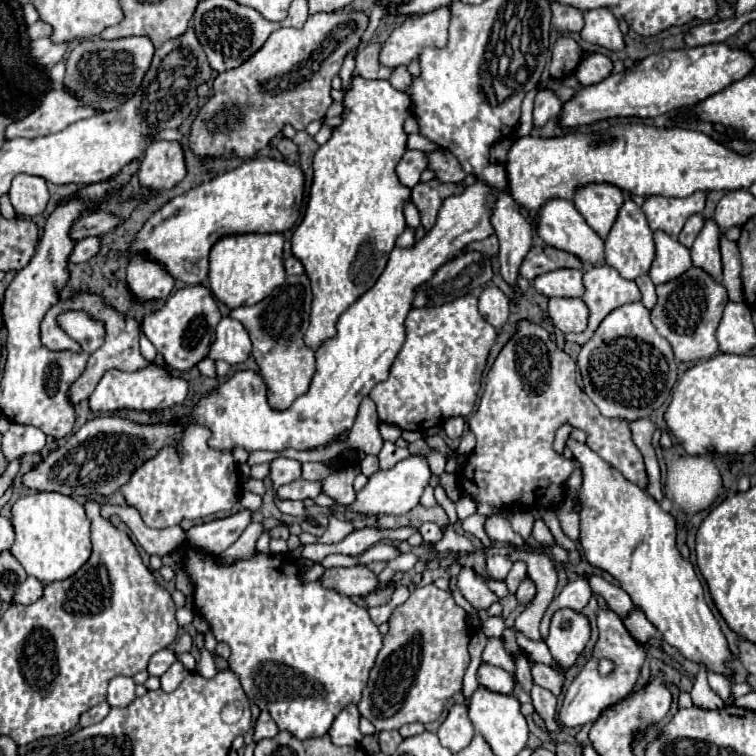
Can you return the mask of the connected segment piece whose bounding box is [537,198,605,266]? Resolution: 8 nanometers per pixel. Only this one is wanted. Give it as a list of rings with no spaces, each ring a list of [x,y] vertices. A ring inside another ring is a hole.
[[[549,200],[545,206],[541,206],[539,214],[539,226],[537,226],[537,234],[553,248],[565,250],[577,258],[581,258],[581,262],[585,264],[603,264],[605,262],[605,244],[599,238],[599,234],[585,222],[585,218],[581,218],[581,214],[577,214],[577,208],[573,206],[573,202],[569,200]]]

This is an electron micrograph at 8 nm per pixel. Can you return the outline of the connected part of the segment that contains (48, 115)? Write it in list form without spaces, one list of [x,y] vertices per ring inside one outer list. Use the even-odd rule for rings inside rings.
[[[57,86],[45,96],[45,100],[37,110],[33,110],[21,120],[11,122],[5,128],[5,140],[17,136],[25,136],[25,138],[47,136],[63,130],[67,124],[89,118],[93,114],[97,114],[97,110],[93,110],[91,106],[83,106],[81,102],[75,100],[75,96],[65,92],[61,86]]]

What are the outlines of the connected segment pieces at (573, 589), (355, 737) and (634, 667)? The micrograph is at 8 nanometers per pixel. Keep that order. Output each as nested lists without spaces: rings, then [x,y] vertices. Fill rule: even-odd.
[[[579,576],[579,578],[571,580],[571,582],[561,590],[561,594],[559,594],[557,598],[554,598],[549,608],[547,608],[547,612],[545,612],[540,625],[542,638],[547,637],[550,620],[557,608],[581,610],[581,608],[587,606],[587,602],[591,600],[591,596],[593,596],[593,592],[591,592],[591,586],[589,586],[589,580],[587,580],[587,578]]]
[[[347,706],[335,718],[329,728],[329,736],[335,746],[359,746],[363,734],[359,732],[359,710],[357,706]]]
[[[599,610],[597,612],[597,626],[599,626],[599,642],[595,644],[593,658],[587,662],[587,666],[579,672],[579,676],[569,686],[569,690],[565,694],[565,702],[563,702],[559,716],[557,716],[557,720],[569,728],[571,726],[583,726],[583,724],[597,720],[605,708],[609,708],[611,704],[625,698],[635,688],[635,682],[641,674],[641,666],[645,660],[643,644],[635,642],[635,638],[627,632],[621,618],[613,610]],[[599,658],[613,660],[617,664],[615,672],[609,676],[599,676],[599,672],[597,672],[597,660]]]

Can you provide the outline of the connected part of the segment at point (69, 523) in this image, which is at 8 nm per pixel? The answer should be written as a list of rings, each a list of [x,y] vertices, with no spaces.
[[[37,492],[23,496],[13,504],[11,524],[15,530],[11,554],[19,560],[29,576],[35,576],[43,584],[73,576],[89,560],[91,520],[75,498],[59,492]]]

